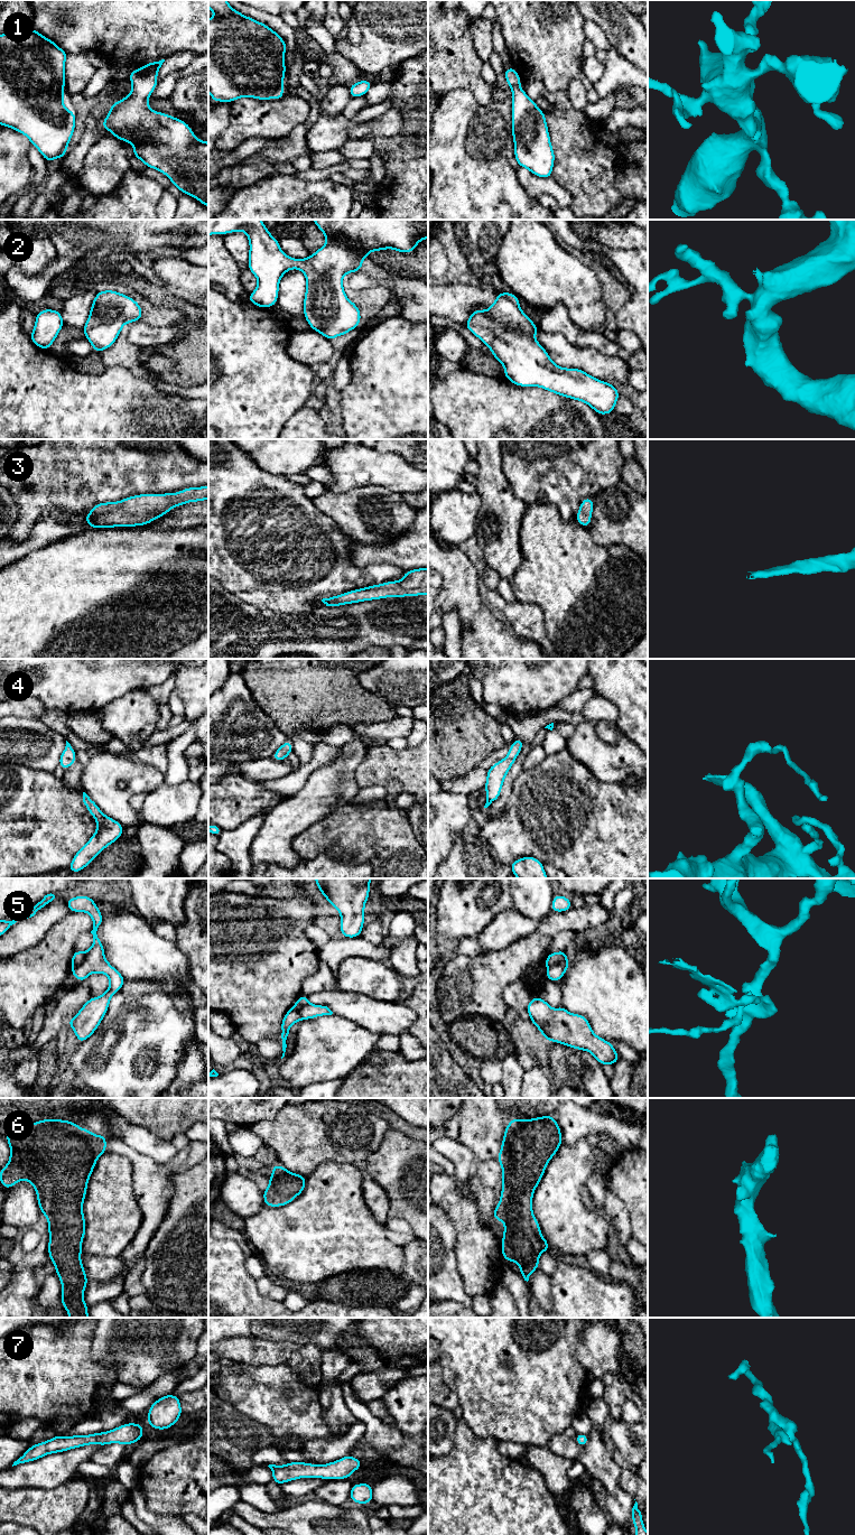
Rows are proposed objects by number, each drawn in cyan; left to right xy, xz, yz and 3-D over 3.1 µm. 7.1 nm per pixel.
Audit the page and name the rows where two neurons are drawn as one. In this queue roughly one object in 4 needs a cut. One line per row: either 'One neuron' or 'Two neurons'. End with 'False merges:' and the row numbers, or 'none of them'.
1: One neuron
2: One neuron
3: One neuron
4: One neuron
5: Two neurons
6: One neuron
7: One neuron
False merges: 5

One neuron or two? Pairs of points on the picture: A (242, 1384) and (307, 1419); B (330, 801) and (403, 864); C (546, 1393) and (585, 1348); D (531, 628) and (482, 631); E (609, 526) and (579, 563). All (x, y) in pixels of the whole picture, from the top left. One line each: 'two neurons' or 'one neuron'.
A: one neuron
B: two neurons
C: two neurons
D: two neurons
E: two neurons

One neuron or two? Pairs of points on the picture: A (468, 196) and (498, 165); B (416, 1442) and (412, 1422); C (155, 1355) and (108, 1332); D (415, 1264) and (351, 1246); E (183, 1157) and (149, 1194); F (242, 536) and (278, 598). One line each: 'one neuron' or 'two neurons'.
A: one neuron
B: one neuron
C: one neuron
D: two neurons
E: one neuron
F: one neuron

